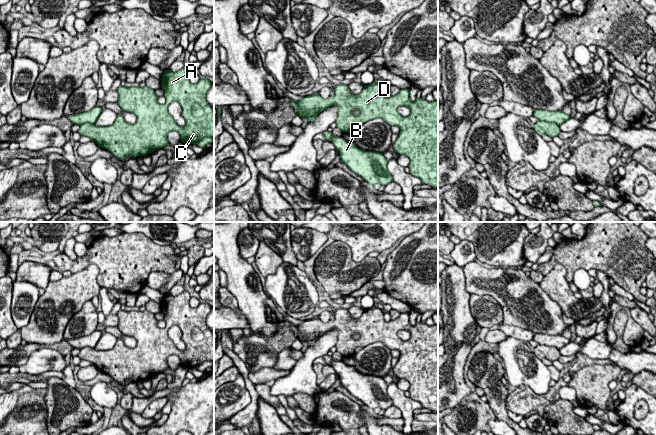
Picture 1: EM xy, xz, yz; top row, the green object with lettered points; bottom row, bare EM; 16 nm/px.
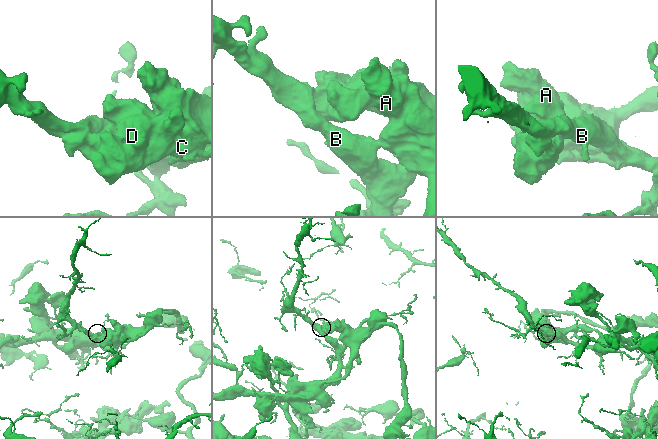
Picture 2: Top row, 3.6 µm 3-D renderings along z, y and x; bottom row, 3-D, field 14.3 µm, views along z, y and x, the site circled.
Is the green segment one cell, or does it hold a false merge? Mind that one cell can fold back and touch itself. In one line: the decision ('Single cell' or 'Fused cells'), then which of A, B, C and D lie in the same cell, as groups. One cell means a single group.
Fused cells. Groups: A C D / B

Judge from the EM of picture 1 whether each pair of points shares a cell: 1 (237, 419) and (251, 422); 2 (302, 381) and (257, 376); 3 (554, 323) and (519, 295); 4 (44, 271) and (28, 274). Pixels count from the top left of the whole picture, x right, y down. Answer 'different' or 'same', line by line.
1: same
2: different
3: same
4: same

